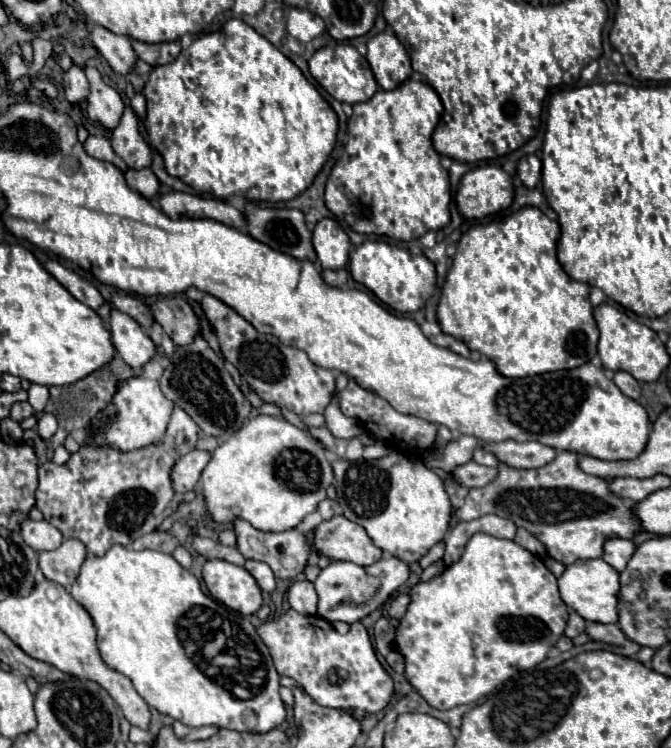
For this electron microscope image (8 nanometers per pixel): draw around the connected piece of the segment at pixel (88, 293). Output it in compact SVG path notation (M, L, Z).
M48 260L46 262L46 270L80 302L84 302L86 306L98 310L100 304L104 302L104 298L100 296L100 292L82 276L78 276L74 270L62 266L58 260Z

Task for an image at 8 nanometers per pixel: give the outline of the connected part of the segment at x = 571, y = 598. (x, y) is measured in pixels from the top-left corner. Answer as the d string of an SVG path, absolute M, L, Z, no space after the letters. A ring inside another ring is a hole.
M602 558L580 560L572 566L566 566L566 572L558 578L560 596L566 606L574 608L584 620L616 624L618 622L618 592L620 592L620 572L614 570Z

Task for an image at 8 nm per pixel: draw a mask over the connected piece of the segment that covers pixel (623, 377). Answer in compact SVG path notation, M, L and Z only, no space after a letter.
M616 372L614 374L614 384L620 388L622 394L626 394L628 398L640 398L640 384L628 374L628 372Z

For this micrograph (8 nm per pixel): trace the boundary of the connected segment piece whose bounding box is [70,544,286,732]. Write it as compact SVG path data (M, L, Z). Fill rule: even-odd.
M114 544L104 556L88 554L88 558L84 560L84 564L80 568L80 574L78 574L76 582L72 584L70 594L92 616L94 626L98 630L98 650L100 650L100 656L106 662L106 666L118 670L124 676L128 676L132 680L136 692L146 700L148 706L156 708L158 712L168 714L168 716L184 722L186 726L194 726L194 728L196 726L220 726L220 728L240 730L240 732L244 732L244 730L250 730L250 732L268 732L268 730L272 730L272 728L276 728L276 726L280 726L284 722L286 710L284 710L284 702L282 702L282 698L278 694L278 688L280 688L278 680L280 680L280 676L278 676L278 672L276 672L276 668L272 664L268 648L260 642L260 636L256 634L256 628L242 614L226 608L224 604L218 604L216 600L212 600L210 596L206 596L200 590L200 582L196 580L196 576L190 574L186 568L182 568L170 554L156 552L156 550L136 552L136 550L128 550L128 548L120 546L120 544Z

